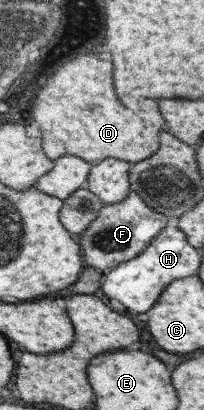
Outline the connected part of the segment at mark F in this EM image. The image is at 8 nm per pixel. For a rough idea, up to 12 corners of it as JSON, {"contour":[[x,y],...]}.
{"contour":[[132,190],[77,236],[106,273],[137,258],[166,226]]}

